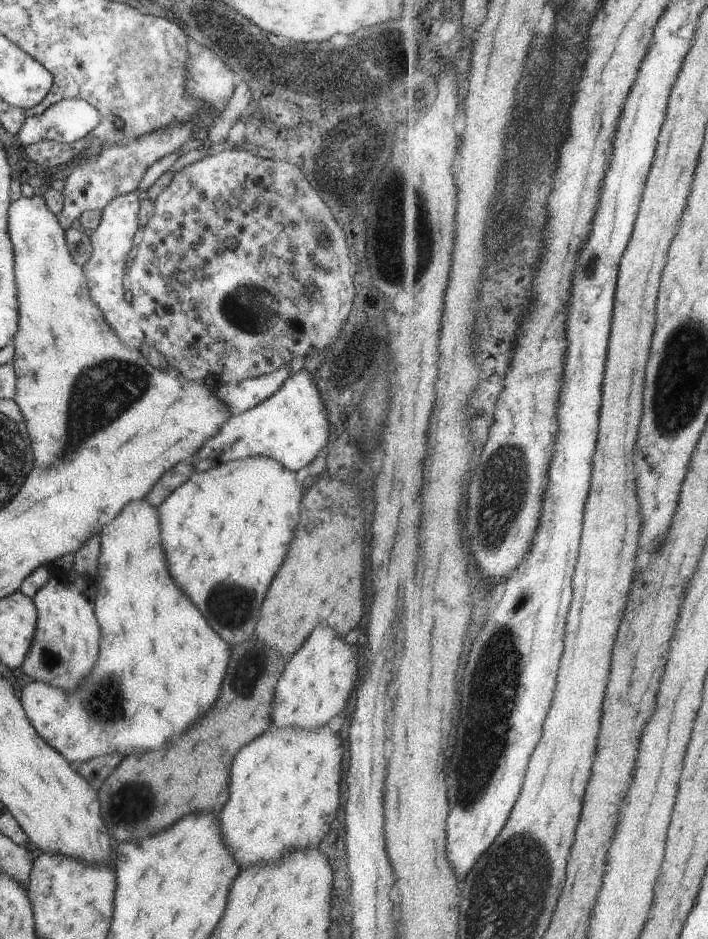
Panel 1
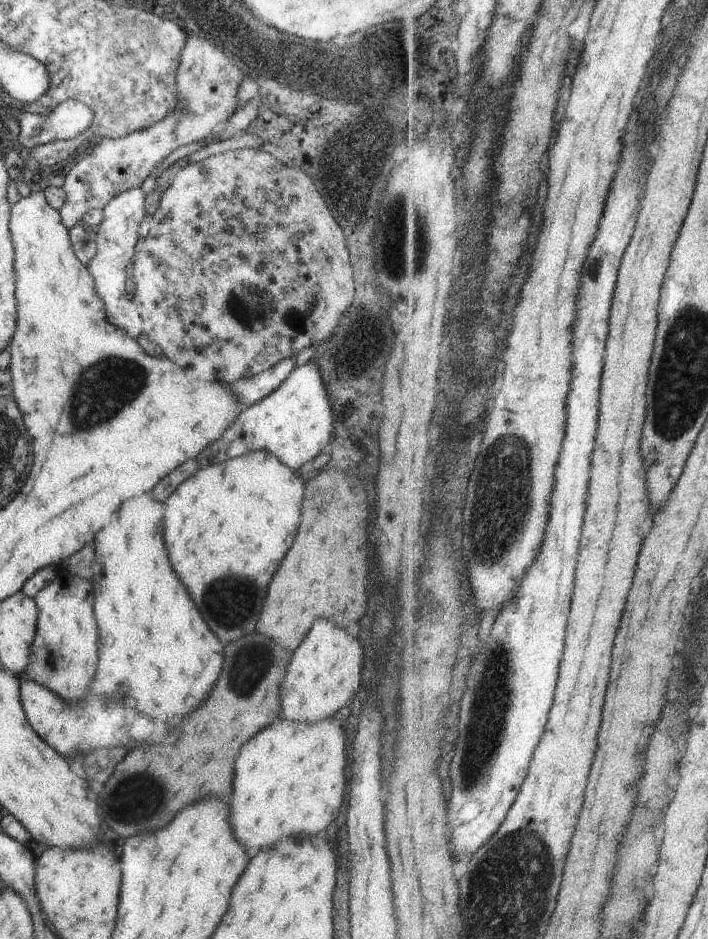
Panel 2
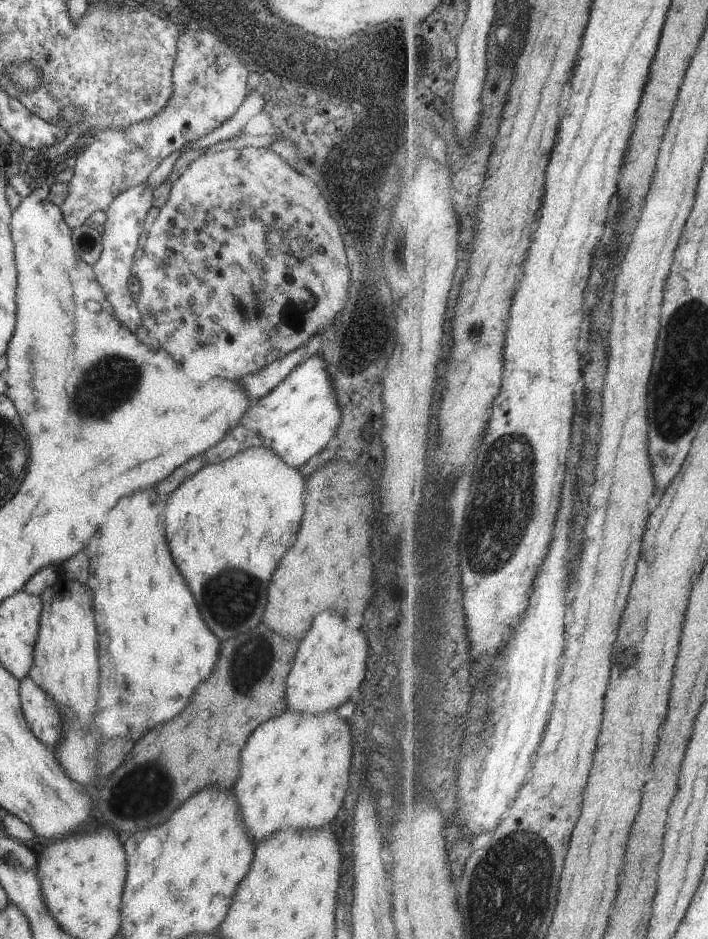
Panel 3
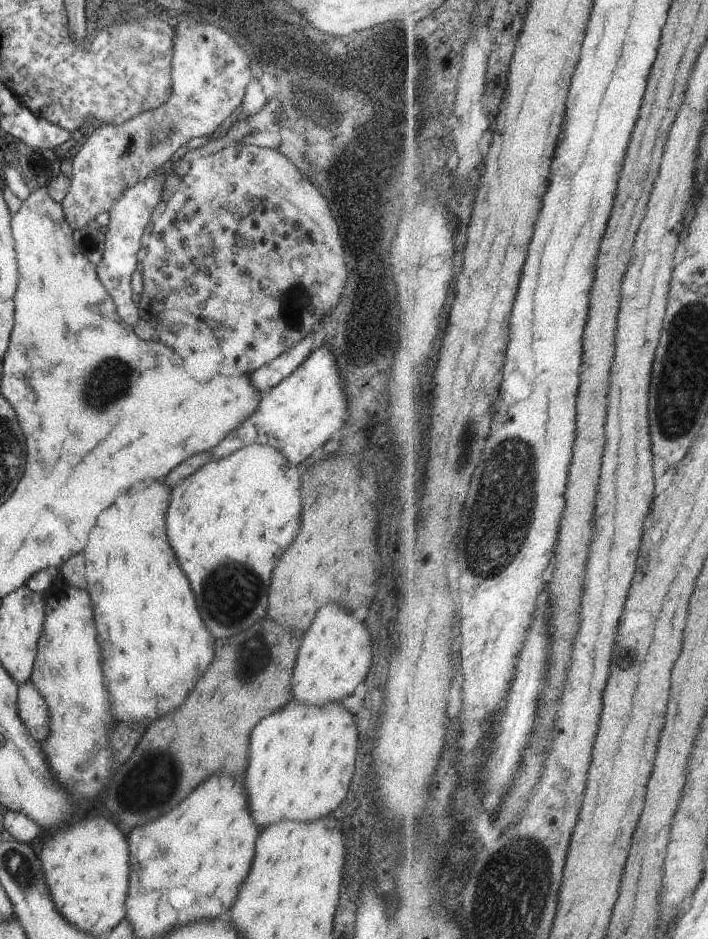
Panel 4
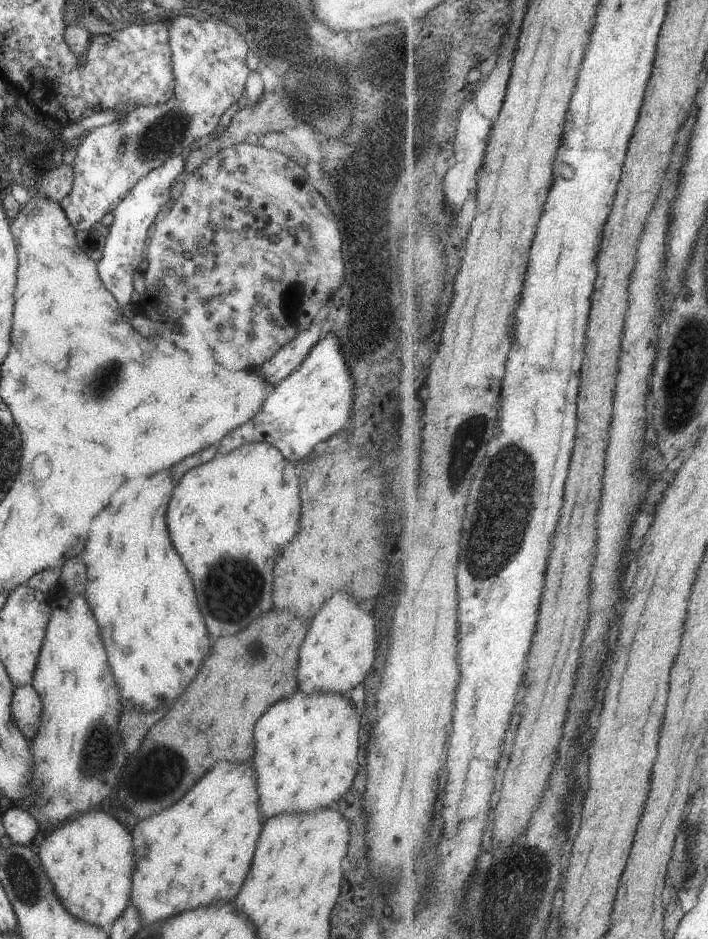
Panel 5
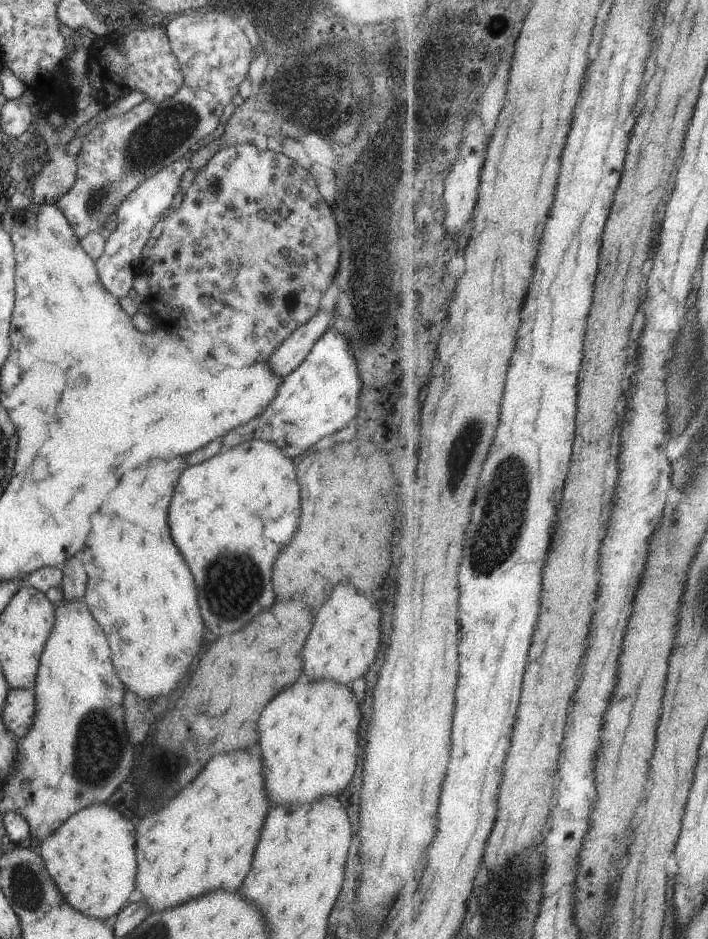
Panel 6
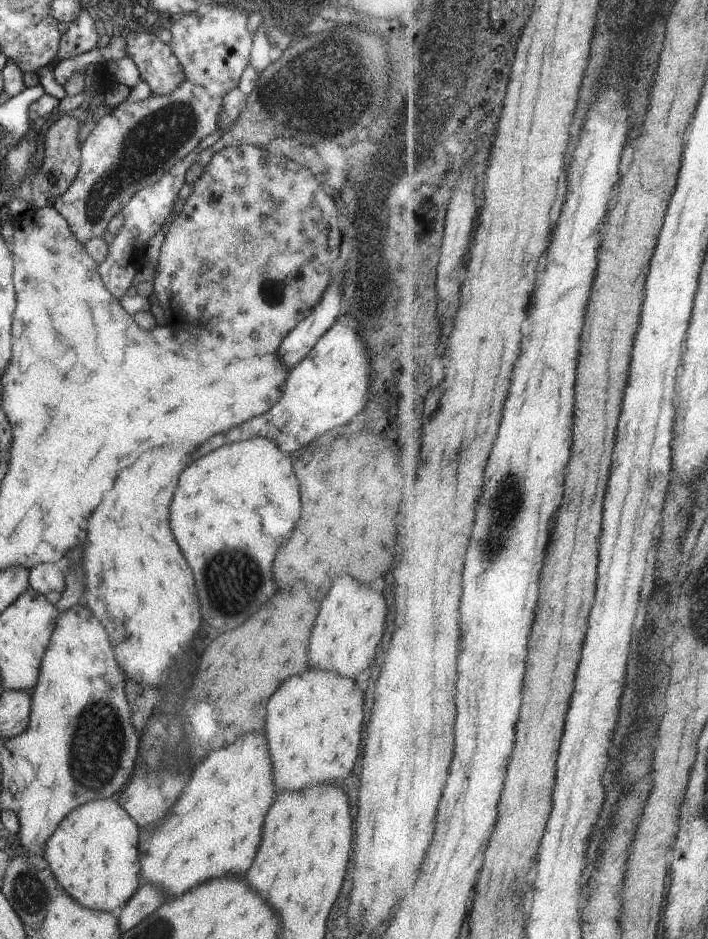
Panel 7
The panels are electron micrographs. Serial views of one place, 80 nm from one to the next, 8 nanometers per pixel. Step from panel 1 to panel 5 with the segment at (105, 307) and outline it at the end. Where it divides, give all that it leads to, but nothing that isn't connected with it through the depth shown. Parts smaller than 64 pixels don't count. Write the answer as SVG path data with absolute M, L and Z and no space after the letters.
M175 153L165 160L161 166L147 172L134 186L130 192L116 205L111 212L113 222L108 227L109 234L104 240L104 250L101 259L96 263L96 272L103 287L115 298L122 313L130 318L134 312L128 310L131 304L131 292L133 276L142 261L144 241L149 236L149 231L157 220L158 215L168 206L171 201L169 186L173 178L183 171L183 155Z

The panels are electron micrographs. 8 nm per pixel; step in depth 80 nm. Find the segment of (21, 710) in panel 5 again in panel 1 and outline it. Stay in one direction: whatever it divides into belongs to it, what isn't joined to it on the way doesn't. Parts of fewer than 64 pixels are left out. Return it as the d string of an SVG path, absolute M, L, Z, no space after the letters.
M143 498L127 502L121 508L121 512L101 530L99 546L101 546L99 548L99 566L97 566L99 568L97 570L99 582L95 584L97 595L94 600L94 615L100 628L97 660L74 691L64 691L37 681L29 682L21 688L20 703L29 724L68 763L82 763L88 758L111 754L111 752L119 752L119 756L127 756L127 752L147 752L147 748L159 748L159 744L165 744L167 740L175 740L177 734L181 730L185 730L185 726L189 726L195 718L199 718L203 712L207 712L211 708L213 700L217 698L221 680L225 676L225 666L227 666L227 658L229 658L229 646L207 626L207 622L197 612L197 608L191 604L191 600L187 600L187 596L183 596L183 592L169 578L167 568L165 568L165 552L159 542L159 518L157 518L157 510L153 506L149 506Z

